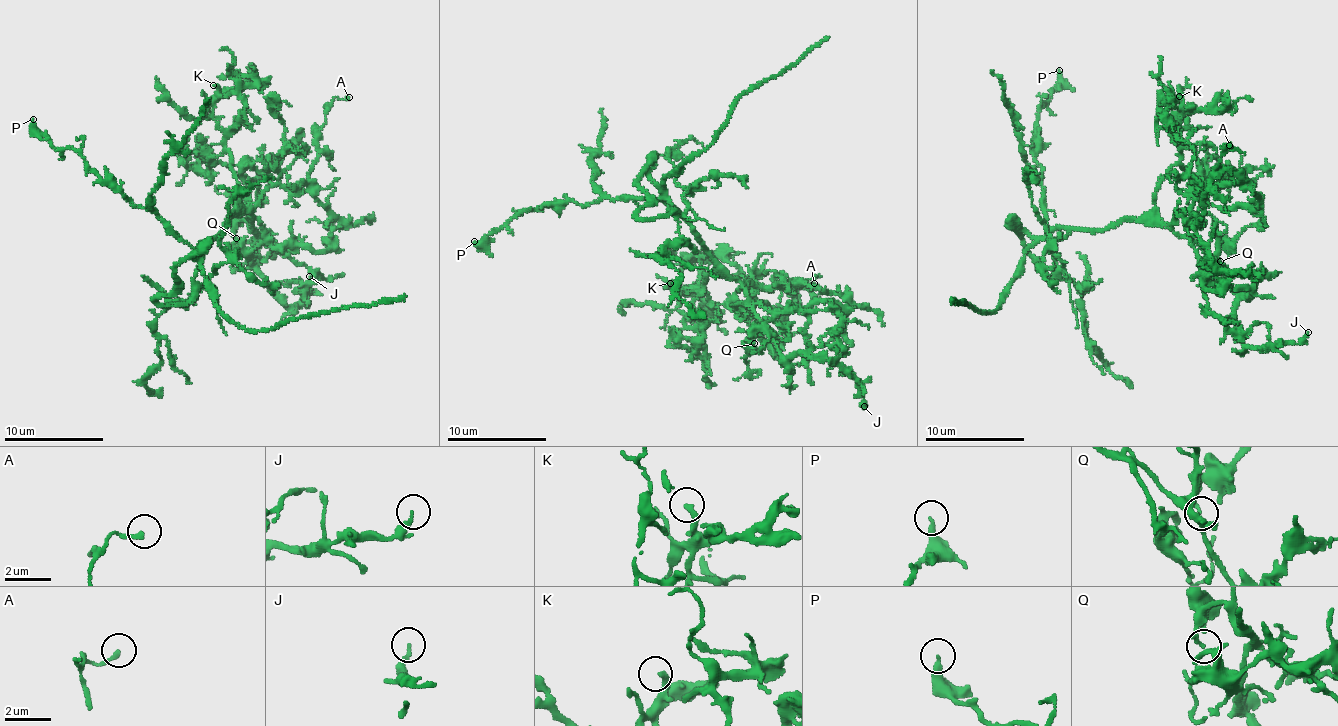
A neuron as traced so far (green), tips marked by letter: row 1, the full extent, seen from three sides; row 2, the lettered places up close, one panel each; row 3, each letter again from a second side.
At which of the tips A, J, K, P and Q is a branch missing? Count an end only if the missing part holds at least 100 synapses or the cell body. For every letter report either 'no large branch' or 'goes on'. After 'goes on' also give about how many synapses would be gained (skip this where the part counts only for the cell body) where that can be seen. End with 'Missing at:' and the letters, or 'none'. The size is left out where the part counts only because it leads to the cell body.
A: no large branch
J: no large branch
K: no large branch
P: no large branch
Q: no large branch
Missing at: none

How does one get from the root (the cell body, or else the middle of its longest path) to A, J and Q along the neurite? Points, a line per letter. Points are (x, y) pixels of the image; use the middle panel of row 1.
A: (687, 222), (704, 250), (743, 283), (764, 288), (792, 283), (795, 290), (794, 281), (797, 288), (814, 283)
J: (687, 222), (704, 250), (740, 282), (779, 352), (787, 358), (797, 354), (834, 361), (857, 380), (864, 406)
Q: (687, 222), (704, 250), (740, 282), (747, 296), (749, 309), (761, 326), (760, 333), (750, 338), (754, 343)

